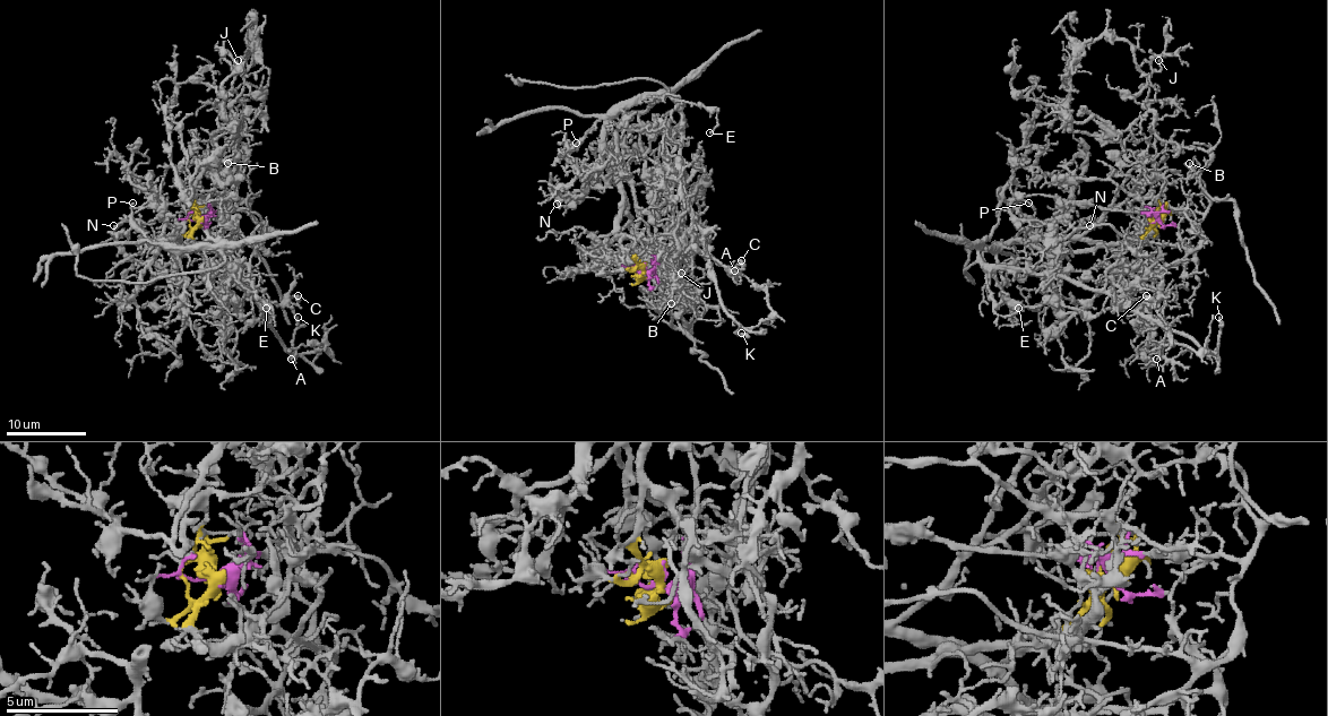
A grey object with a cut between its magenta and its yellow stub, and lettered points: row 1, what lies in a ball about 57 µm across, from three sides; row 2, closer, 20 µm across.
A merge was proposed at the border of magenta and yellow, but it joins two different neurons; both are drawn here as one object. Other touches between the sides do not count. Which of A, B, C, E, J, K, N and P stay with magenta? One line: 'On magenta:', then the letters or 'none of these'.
On magenta: B, J

